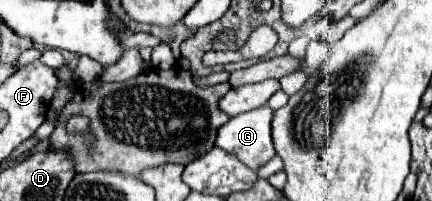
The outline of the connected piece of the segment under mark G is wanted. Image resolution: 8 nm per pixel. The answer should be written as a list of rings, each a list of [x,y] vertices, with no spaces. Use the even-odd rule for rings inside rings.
[[[267,105],[235,115],[223,127],[219,127],[215,145],[225,149],[227,153],[233,153],[247,167],[257,171],[275,157],[271,119],[273,109]]]

